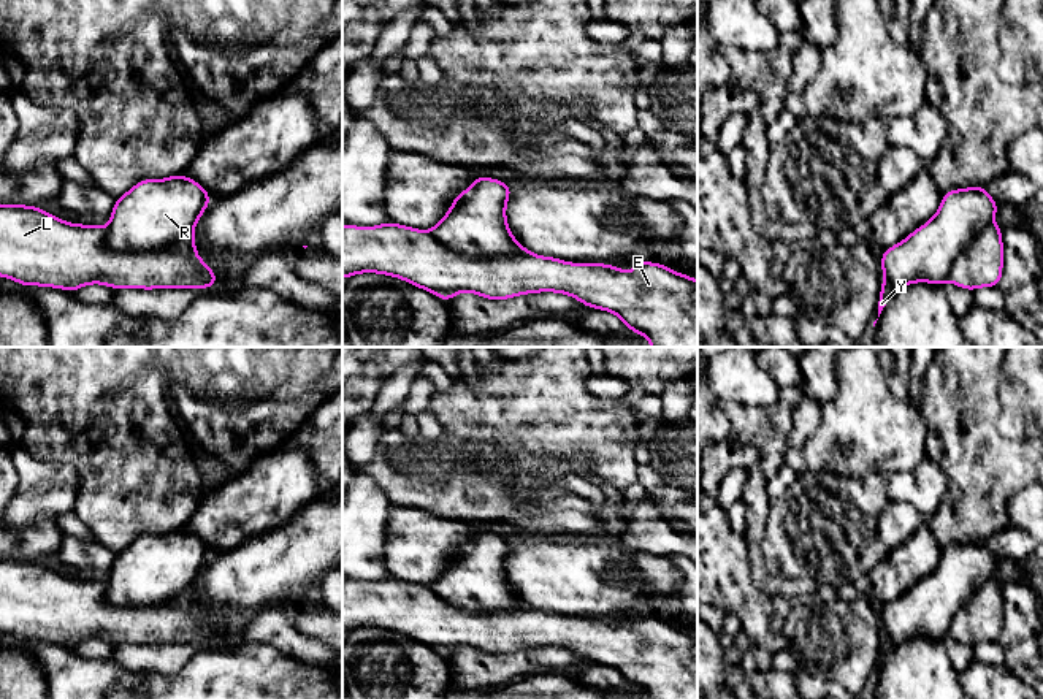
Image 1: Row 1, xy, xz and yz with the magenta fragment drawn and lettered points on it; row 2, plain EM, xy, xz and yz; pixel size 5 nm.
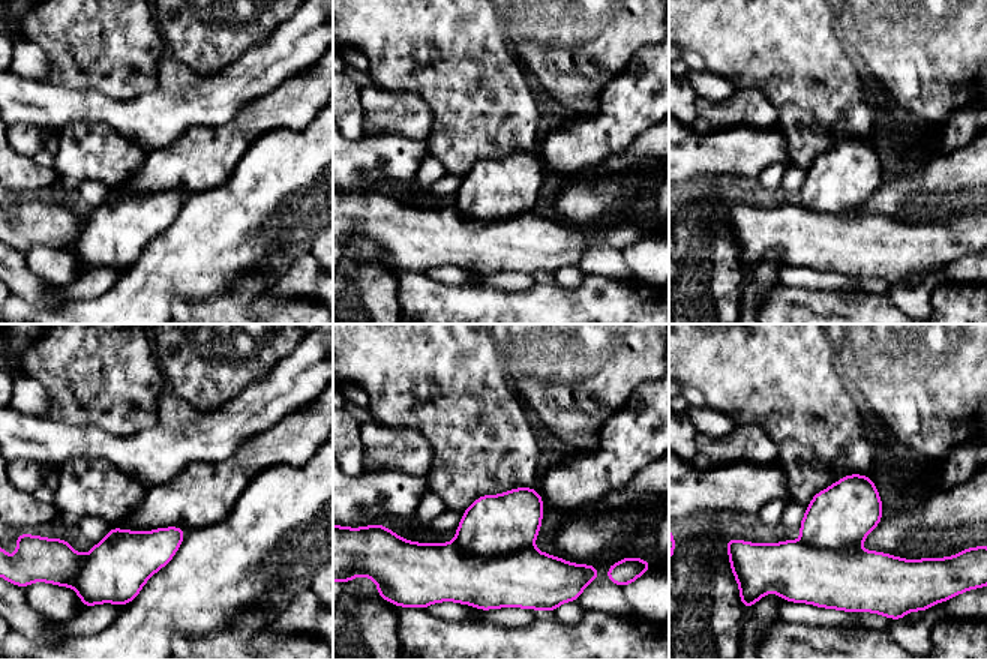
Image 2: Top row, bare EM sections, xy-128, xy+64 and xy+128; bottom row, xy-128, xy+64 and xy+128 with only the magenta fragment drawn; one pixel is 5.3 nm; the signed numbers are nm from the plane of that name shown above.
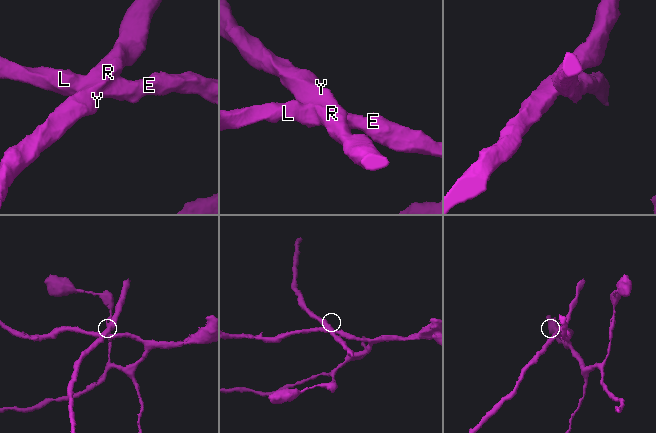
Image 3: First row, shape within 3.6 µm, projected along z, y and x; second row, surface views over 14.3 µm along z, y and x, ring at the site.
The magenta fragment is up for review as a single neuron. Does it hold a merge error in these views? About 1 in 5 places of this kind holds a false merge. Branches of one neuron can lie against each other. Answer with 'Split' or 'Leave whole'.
Split

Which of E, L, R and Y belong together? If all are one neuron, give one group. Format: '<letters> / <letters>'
E L / R Y

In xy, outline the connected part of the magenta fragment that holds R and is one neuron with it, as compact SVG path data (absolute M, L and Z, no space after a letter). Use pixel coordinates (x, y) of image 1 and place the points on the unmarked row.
M179 529L165 534L143 534L127 548L116 553L111 575L106 582L106 601L113 607L152 607L162 605L190 588L211 552L197 536Z

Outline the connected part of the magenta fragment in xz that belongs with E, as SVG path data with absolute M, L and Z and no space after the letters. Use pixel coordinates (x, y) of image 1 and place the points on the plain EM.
M388 575L377 582L342 582L342 632L358 628L379 628L399 632L418 644L428 645L447 658L452 651L471 647L491 656L509 655L526 648L556 647L571 650L586 663L604 664L618 670L629 686L640 688L650 699L697 699L697 636L655 617L637 617L631 628L617 620L567 618L553 612L541 612L523 605L509 610L466 610L450 605L430 586L403 582Z

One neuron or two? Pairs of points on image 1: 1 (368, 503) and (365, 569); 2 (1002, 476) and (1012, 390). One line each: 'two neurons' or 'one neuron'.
1: one neuron
2: two neurons

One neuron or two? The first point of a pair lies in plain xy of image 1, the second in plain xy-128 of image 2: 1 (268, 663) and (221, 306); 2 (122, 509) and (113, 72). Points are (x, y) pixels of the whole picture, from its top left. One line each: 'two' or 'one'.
1: one
2: one

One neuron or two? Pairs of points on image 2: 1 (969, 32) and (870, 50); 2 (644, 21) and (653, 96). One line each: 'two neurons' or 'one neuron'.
1: one neuron
2: two neurons

